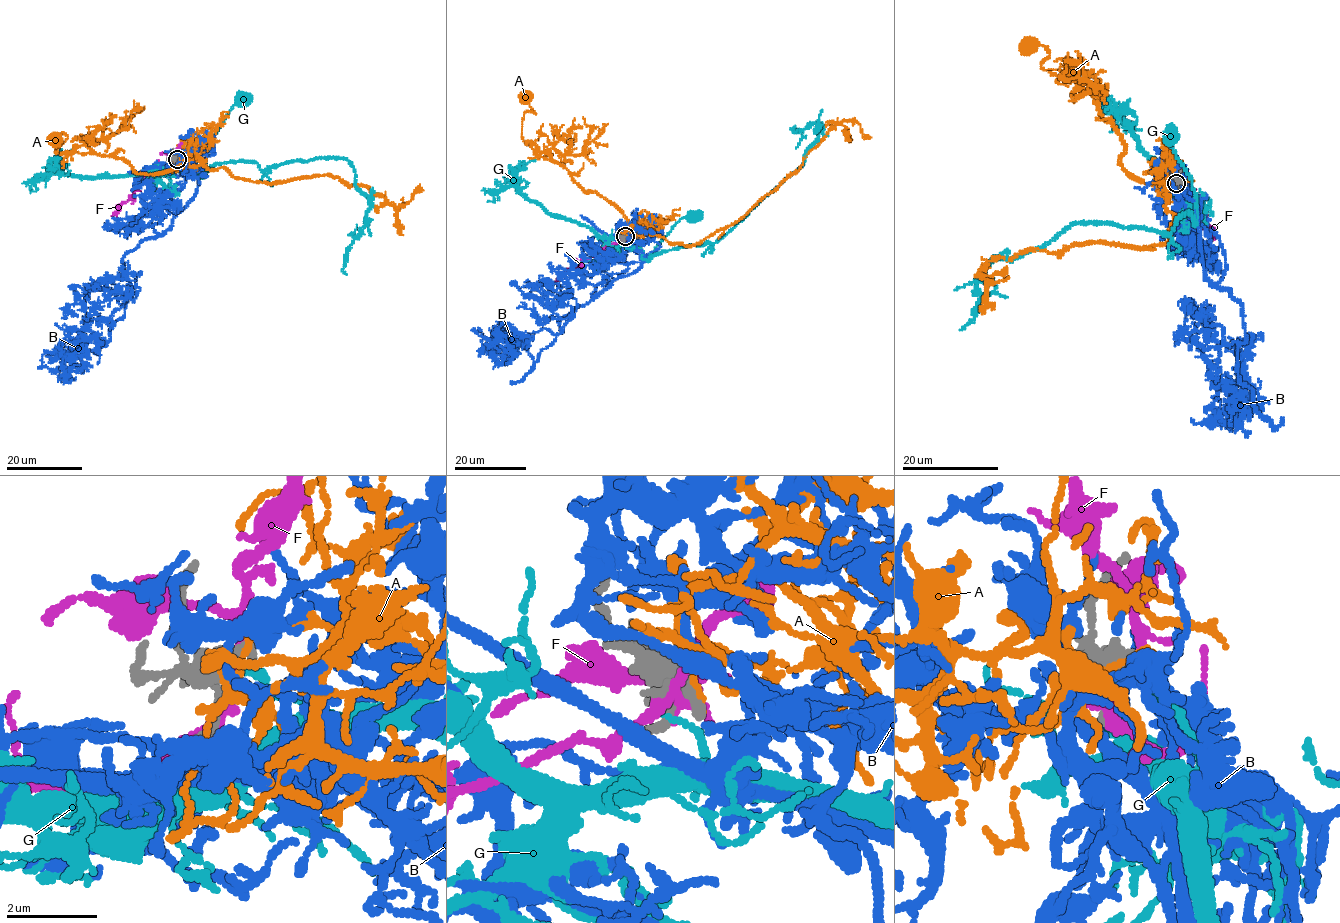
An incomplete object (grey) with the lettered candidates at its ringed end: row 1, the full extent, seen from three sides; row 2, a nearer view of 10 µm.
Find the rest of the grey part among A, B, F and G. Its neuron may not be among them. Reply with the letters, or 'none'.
B

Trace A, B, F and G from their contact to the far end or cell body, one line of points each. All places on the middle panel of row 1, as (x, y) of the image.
A: (624, 236), (632, 225), (626, 217), (526, 143), (523, 114), (535, 113), (526, 96)
B: (624, 236), (643, 255), (639, 269), (572, 309), (535, 362), (524, 343), (494, 344), (504, 319)
F: (623, 240), (599, 249), (591, 258), (568, 268), (555, 281)
G: (622, 240), (628, 247), (636, 247), (646, 260), (682, 217), (692, 215)

